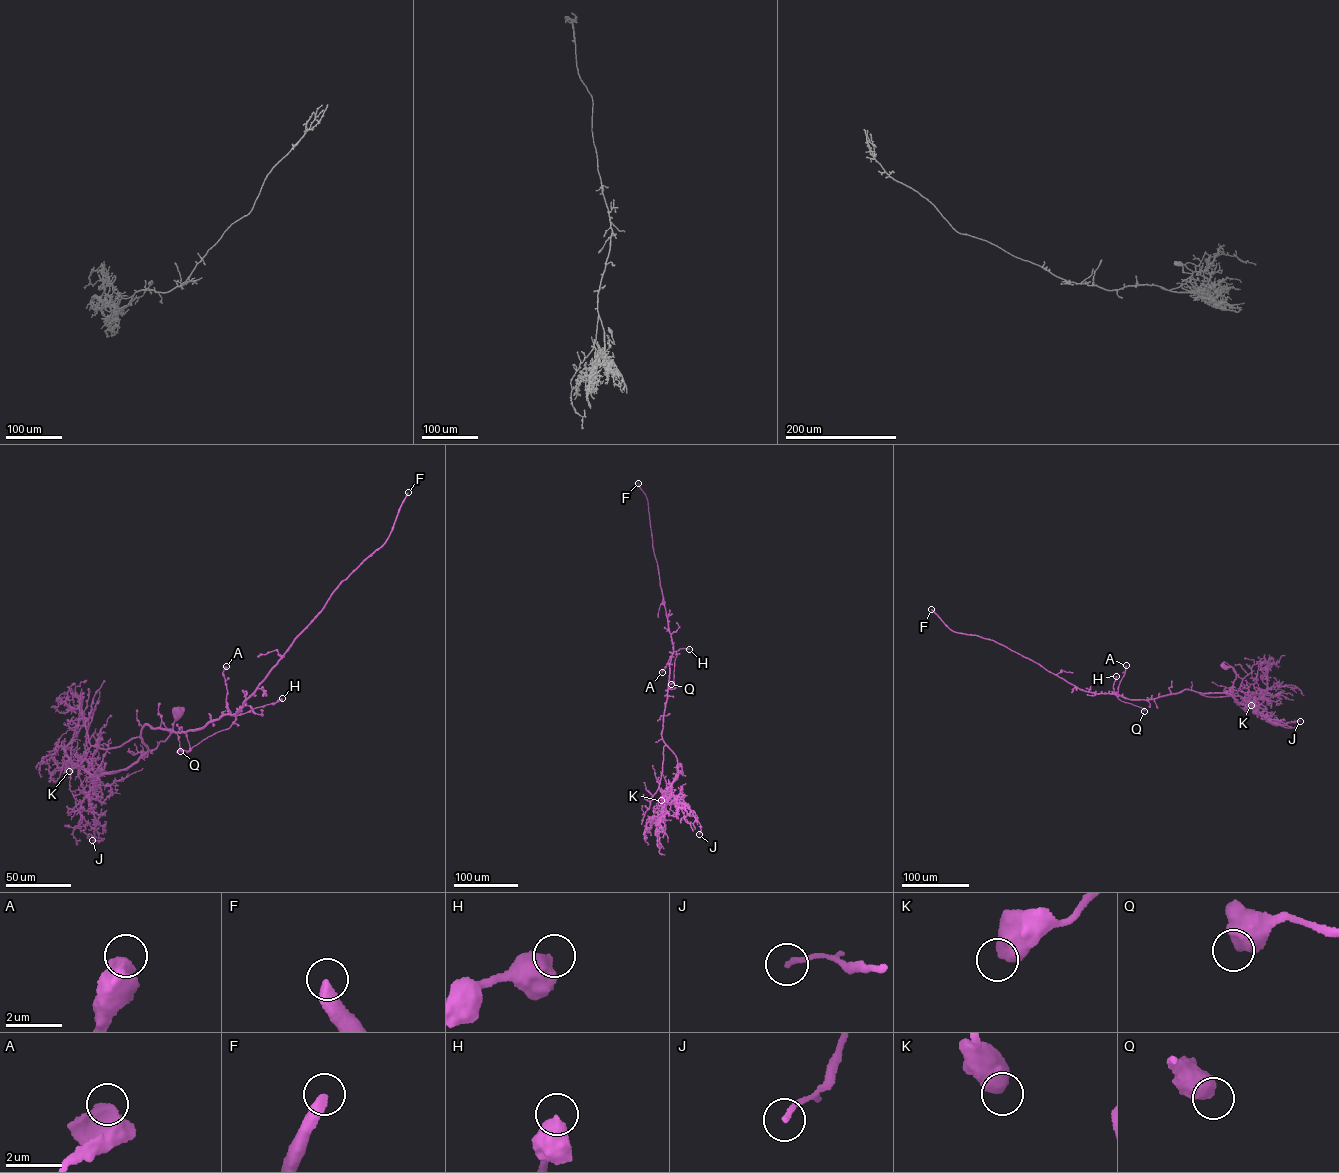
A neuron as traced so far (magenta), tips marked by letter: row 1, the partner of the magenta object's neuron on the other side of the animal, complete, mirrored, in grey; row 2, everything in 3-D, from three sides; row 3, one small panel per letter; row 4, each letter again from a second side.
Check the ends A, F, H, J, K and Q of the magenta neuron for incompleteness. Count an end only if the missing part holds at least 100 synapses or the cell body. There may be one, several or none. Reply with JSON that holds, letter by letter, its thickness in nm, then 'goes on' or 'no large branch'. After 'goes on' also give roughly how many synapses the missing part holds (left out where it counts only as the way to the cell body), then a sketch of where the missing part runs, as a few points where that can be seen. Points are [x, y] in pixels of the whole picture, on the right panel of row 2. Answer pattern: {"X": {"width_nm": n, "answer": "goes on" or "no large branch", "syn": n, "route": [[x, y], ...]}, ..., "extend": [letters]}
{"A": {"width_nm": 750, "answer": "no large branch"}, "F": {"width_nm": 440, "answer": "goes on", "syn": 500}, "H": {"width_nm": 600, "answer": "no large branch"}, "J": {"width_nm": 180, "answer": "no large branch"}, "K": {"width_nm": 650, "answer": "no large branch"}, "Q": {"width_nm": 650, "answer": "no large branch"}, "extend": ["F"]}

